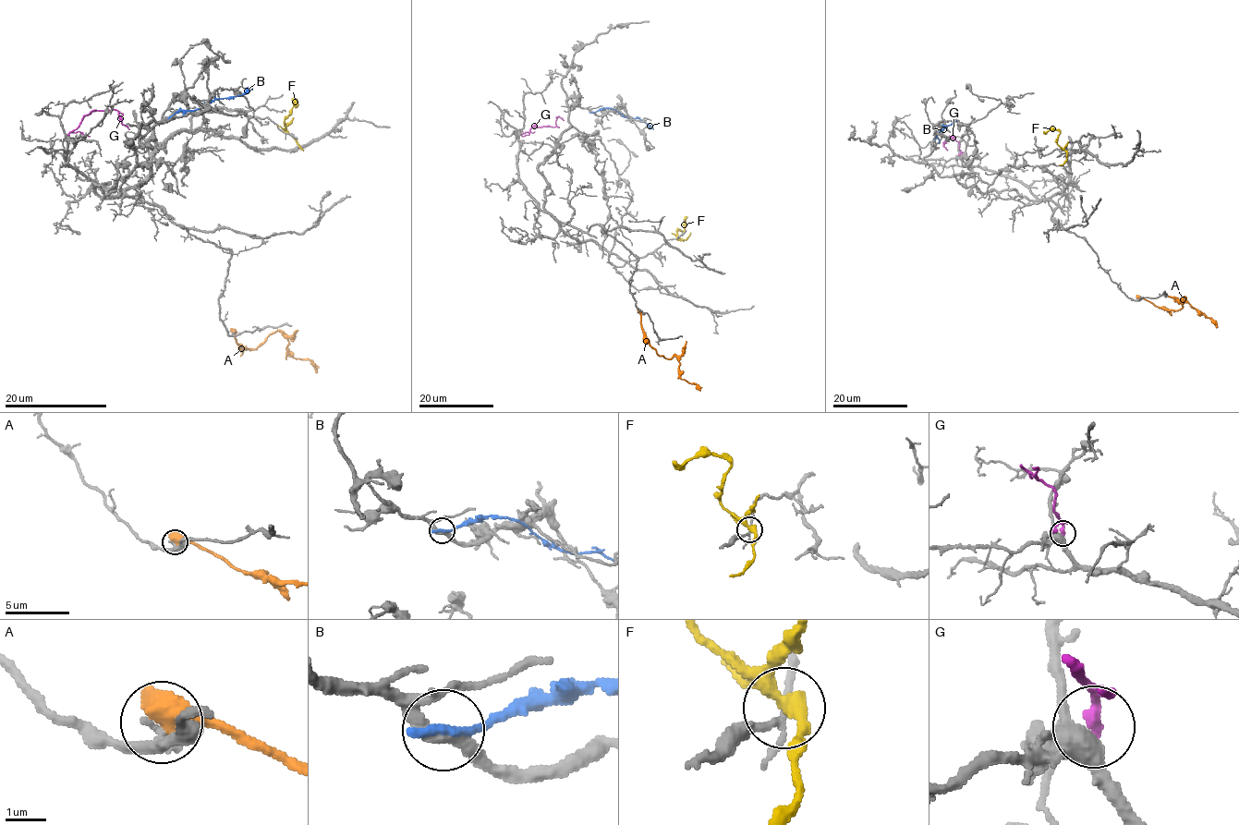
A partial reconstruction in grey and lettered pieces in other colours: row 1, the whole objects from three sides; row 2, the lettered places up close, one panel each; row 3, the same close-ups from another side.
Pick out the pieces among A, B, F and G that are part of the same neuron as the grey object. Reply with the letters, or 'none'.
G

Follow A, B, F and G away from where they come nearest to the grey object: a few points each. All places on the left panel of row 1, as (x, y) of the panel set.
A: (233, 333), (243, 348), (256, 348), (279, 330), (288, 340), (288, 353), (292, 357), (309, 359), (318, 372)
B: (169, 117), (180, 111), (197, 110), (216, 98), (233, 98), (252, 90)
F: (284, 131), (284, 121), (289, 110), (296, 103), (298, 103)
G: (67, 137), (81, 119), (93, 111), (116, 110), (121, 123), (129, 129)

